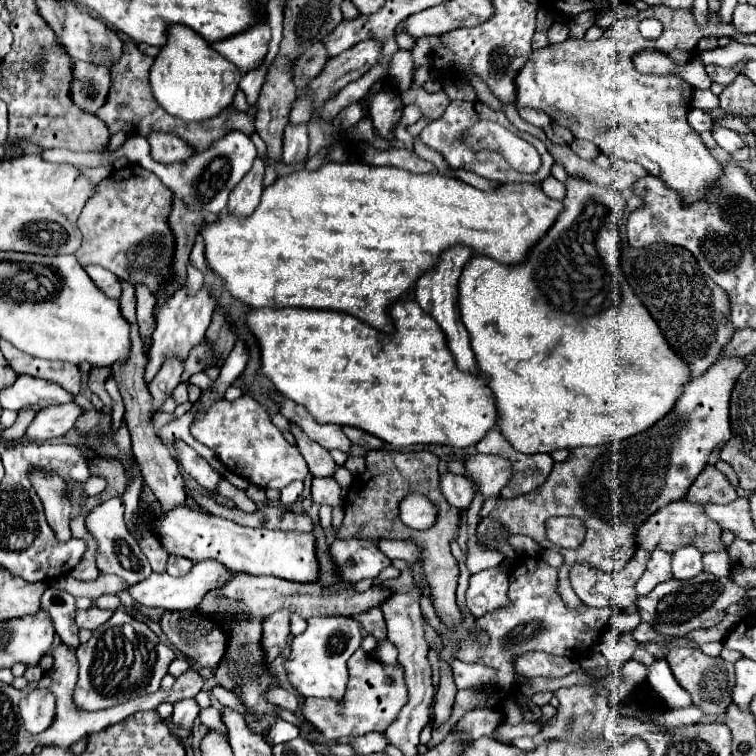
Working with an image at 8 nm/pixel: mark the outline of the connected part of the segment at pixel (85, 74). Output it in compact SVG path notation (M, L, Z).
M71 59L71 87L69 95L79 109L87 113L97 113L97 109L105 103L105 97L111 87L111 71L107 65L93 65L85 61Z

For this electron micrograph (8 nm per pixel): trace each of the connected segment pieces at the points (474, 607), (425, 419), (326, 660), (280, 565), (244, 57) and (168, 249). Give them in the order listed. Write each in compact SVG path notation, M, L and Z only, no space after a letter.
M485 569L469 579L469 589L465 593L467 607L475 617L483 617L493 609L501 609L505 605L509 589L509 577L503 569Z
M413 299L407 301L399 301L391 307L391 319L395 323L395 331L393 333L383 333L377 331L373 327L369 327L367 323L359 321L353 315L341 313L341 311L317 311L317 309L251 309L251 313L247 315L247 327L251 329L251 333L259 339L261 345L261 369L265 373L265 377L269 377L275 387L289 397L291 401L297 401L299 405L307 407L307 411L317 417L319 423L337 423L337 425L351 425L357 429L363 429L375 437L379 437L381 441L389 443L395 449L401 447L409 447L409 445L451 445L451 447L469 447L475 445L477 441L481 441L485 437L485 433L489 429L495 427L497 423L497 409L493 409L493 393L489 389L489 379L485 373L481 373L481 377L473 377L473 373L461 373L453 361L453 355L447 347L447 339L445 333L441 331L441 327L437 325L437 321L433 321L429 317L429 313L425 313Z
M313 617L305 633L297 635L291 643L291 655L285 661L287 677L293 689L303 697L341 699L345 695L349 671L347 659L361 647L359 623L349 617Z
M175 507L169 513L161 513L161 517L153 519L153 525L163 547L171 555L181 555L195 563L203 559L217 559L233 573L247 573L257 577L271 575L297 583L315 583L319 579L319 559L313 533L249 529L229 519L201 513L189 507Z
M261 23L241 35L213 43L213 49L217 49L217 53L221 53L227 61L235 63L243 73L249 73L261 67L269 51L269 41L271 29L267 23Z
M127 165L115 169L107 179L97 187L97 193L87 201L79 215L79 229L83 233L83 243L75 251L77 261L83 267L101 265L115 273L119 279L129 281L131 285L147 285L149 291L159 297L165 291L165 297L171 297L185 285L185 279L175 277L173 273L173 233L169 229L169 213L173 209L173 193L155 177L151 171L145 171L137 165Z

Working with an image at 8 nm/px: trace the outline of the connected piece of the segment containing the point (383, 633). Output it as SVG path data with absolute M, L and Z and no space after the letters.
M377 607L377 609L371 609L369 613L363 613L363 615L355 615L355 619L365 627L365 631L369 635L373 635L375 639L385 639L387 637L387 627L385 627L385 619L383 619L383 611Z

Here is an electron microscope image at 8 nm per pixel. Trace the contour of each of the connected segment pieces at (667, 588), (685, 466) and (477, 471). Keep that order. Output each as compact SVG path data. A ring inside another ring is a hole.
M699 573L691 581L677 581L677 579L665 581L657 585L651 593L639 597L635 605L637 605L637 613L641 615L641 619L647 621L659 635L685 637L689 631L717 625L725 617L729 605L743 601L745 591L747 589L739 587L729 577L717 579L709 573Z
M717 359L709 371L685 385L675 409L651 429L619 443L571 449L567 461L555 463L549 479L533 493L513 499L499 497L489 517L499 521L511 535L535 539L543 549L559 549L545 535L545 521L549 517L573 515L585 523L587 531L581 547L559 549L563 555L563 565L559 567L559 593L569 607L577 609L583 605L569 583L573 561L585 561L603 571L621 571L637 549L637 525L643 525L661 505L683 499L707 465L709 453L719 443L729 441L729 397L743 369L743 359Z
M473 455L465 459L467 477L479 483L479 491L483 499L499 497L499 491L507 485L511 475L511 463L497 455Z

